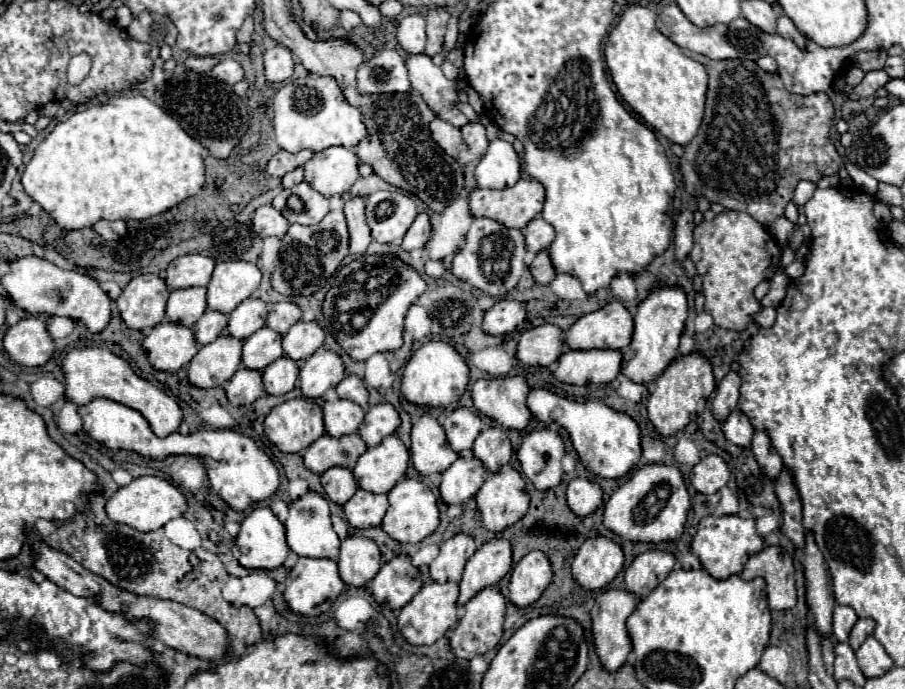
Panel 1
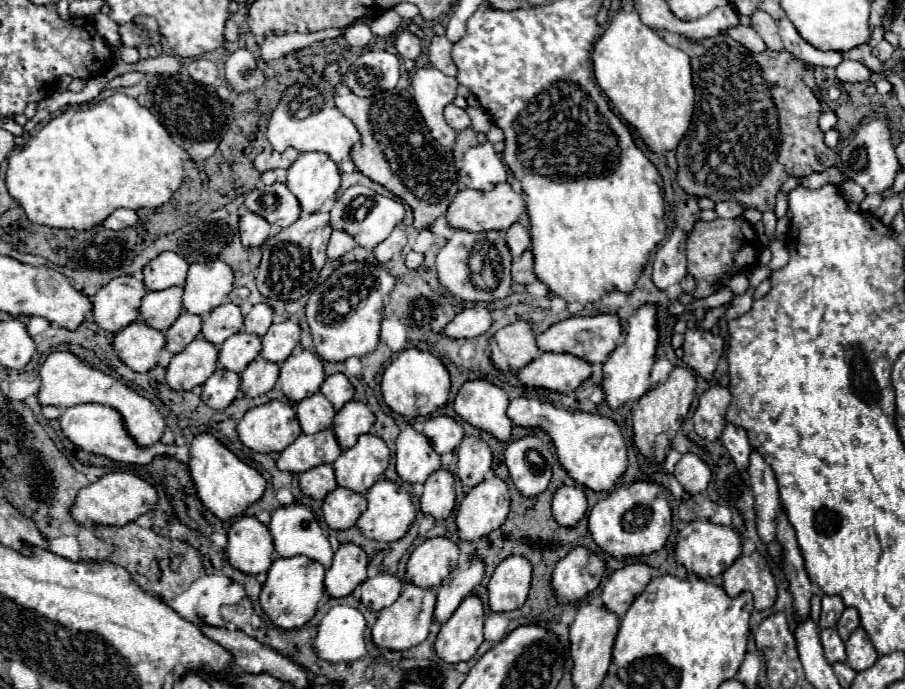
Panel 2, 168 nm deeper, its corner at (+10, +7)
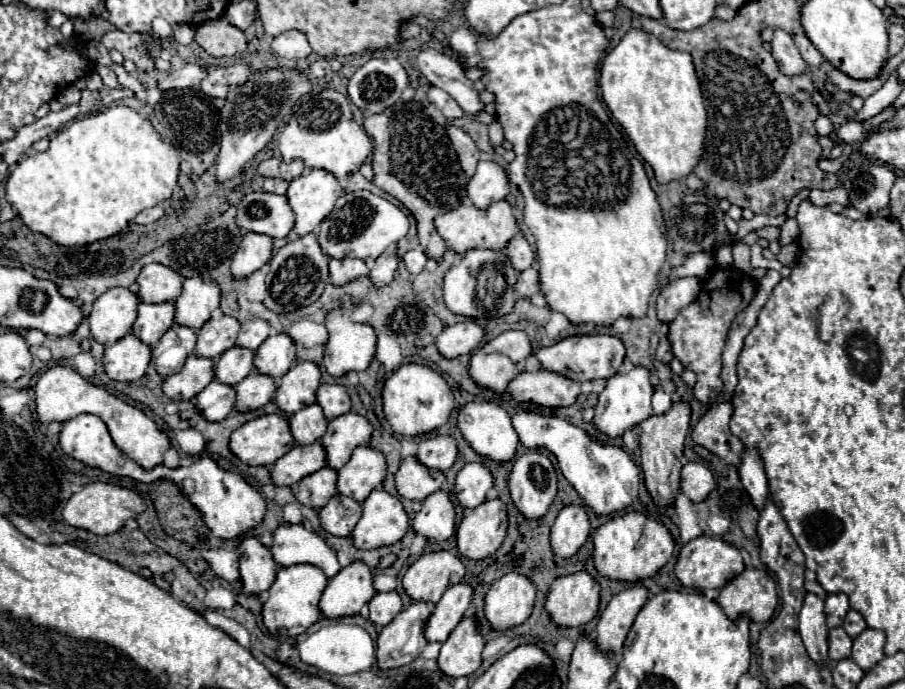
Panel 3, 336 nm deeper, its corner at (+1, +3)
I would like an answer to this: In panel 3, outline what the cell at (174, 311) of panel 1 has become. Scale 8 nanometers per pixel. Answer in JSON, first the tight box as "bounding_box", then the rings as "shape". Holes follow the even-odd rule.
{"bounding_box":[131,302,175,346],"shape":[[[173,302],[139,304],[137,320],[133,322],[131,334],[137,336],[143,344],[155,346],[161,340],[161,334],[165,334],[165,330],[169,330],[173,322],[175,322]]]}

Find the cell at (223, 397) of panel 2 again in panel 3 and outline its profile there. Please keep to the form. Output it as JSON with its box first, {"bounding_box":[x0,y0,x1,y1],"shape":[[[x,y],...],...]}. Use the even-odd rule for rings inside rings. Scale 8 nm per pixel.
{"bounding_box":[195,380,235,422],"shape":[[[213,380],[205,390],[195,396],[195,406],[205,420],[221,422],[231,414],[235,406],[235,390],[231,386],[221,386],[221,382]]]}

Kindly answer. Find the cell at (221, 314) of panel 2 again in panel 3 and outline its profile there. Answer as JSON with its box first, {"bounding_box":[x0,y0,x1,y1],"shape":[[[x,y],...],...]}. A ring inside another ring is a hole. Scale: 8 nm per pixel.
{"bounding_box":[195,316,241,358],"shape":[[[219,316],[205,322],[205,326],[197,332],[195,354],[203,358],[217,358],[225,350],[233,348],[237,342],[237,330],[241,324],[235,318]]]}

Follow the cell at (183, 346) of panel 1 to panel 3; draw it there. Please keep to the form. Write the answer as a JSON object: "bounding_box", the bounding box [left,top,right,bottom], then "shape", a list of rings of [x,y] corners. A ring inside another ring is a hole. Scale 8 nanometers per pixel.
{"bounding_box":[103,334,151,382],"shape":[[[133,334],[123,336],[121,340],[105,346],[103,366],[105,374],[117,382],[135,382],[149,368],[151,348],[145,346]]]}

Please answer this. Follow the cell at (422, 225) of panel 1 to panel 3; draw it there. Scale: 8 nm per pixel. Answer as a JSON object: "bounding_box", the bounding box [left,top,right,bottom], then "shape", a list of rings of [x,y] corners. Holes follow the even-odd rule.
{"bounding_box":[369,248,399,288],"shape":[[[393,248],[387,250],[385,254],[381,254],[375,260],[375,264],[373,264],[371,272],[369,272],[369,278],[371,278],[373,286],[377,286],[377,288],[379,286],[387,286],[393,280],[393,276],[395,276],[397,264],[399,264],[399,258],[397,258],[397,254],[395,254]]]}

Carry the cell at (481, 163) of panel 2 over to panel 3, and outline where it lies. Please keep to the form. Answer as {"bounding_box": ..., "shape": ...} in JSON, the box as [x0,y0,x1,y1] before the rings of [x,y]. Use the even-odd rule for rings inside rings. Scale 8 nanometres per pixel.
{"bounding_box":[467,160,509,210],"shape":[[[481,160],[477,166],[475,176],[467,184],[469,200],[485,210],[493,202],[503,200],[509,194],[509,180],[505,170],[493,160]]]}

